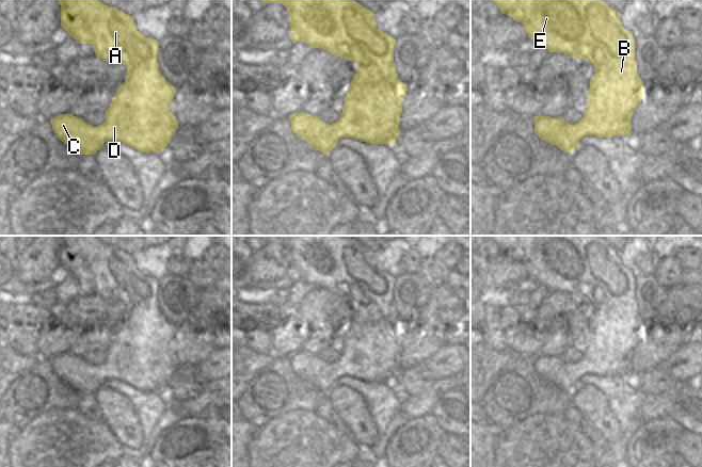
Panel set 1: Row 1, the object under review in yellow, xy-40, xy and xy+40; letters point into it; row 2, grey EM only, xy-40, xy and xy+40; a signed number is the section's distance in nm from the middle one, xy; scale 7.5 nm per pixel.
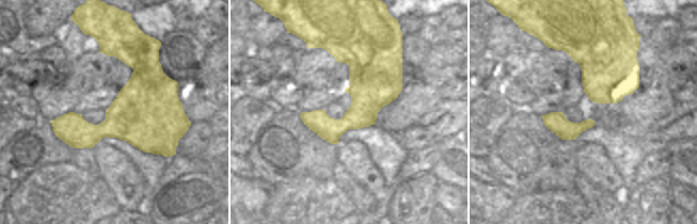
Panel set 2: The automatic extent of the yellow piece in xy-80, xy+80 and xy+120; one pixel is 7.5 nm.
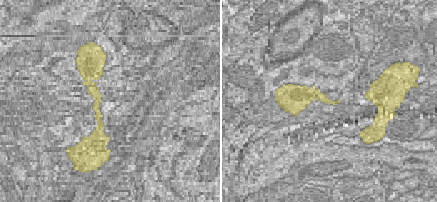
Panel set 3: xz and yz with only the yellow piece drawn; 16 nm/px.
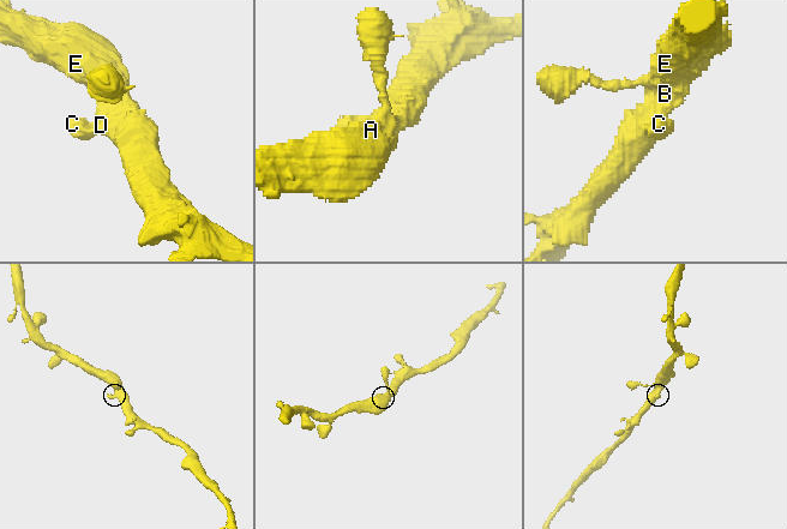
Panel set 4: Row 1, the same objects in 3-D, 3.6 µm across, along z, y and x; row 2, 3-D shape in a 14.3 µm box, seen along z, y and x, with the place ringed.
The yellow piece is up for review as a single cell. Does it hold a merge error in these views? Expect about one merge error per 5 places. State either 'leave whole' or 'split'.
leave whole

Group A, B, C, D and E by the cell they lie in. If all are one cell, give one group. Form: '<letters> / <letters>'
A B C D E

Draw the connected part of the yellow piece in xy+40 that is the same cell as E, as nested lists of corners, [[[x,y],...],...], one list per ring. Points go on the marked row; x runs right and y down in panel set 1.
[[[492,0],[502,14],[521,22],[528,37],[533,39],[549,52],[563,52],[574,59],[585,59],[594,66],[594,75],[588,90],[588,107],[584,117],[576,124],[570,125],[562,117],[551,116],[535,117],[535,132],[542,140],[557,146],[565,152],[572,152],[579,147],[579,141],[585,135],[597,138],[612,138],[615,135],[628,135],[631,132],[631,117],[641,102],[643,96],[643,82],[637,73],[635,60],[635,38],[624,29],[620,21],[620,12],[610,7],[603,0]]]

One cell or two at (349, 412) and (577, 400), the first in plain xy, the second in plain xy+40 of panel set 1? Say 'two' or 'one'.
one

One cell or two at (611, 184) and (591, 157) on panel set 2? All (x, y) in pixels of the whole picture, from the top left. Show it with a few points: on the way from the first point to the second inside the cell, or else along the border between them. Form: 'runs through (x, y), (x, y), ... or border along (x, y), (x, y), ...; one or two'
runs through (605, 177), (593, 163); one

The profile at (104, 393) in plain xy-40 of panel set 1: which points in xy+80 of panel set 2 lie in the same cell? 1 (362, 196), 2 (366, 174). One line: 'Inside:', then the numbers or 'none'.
Inside: 2

